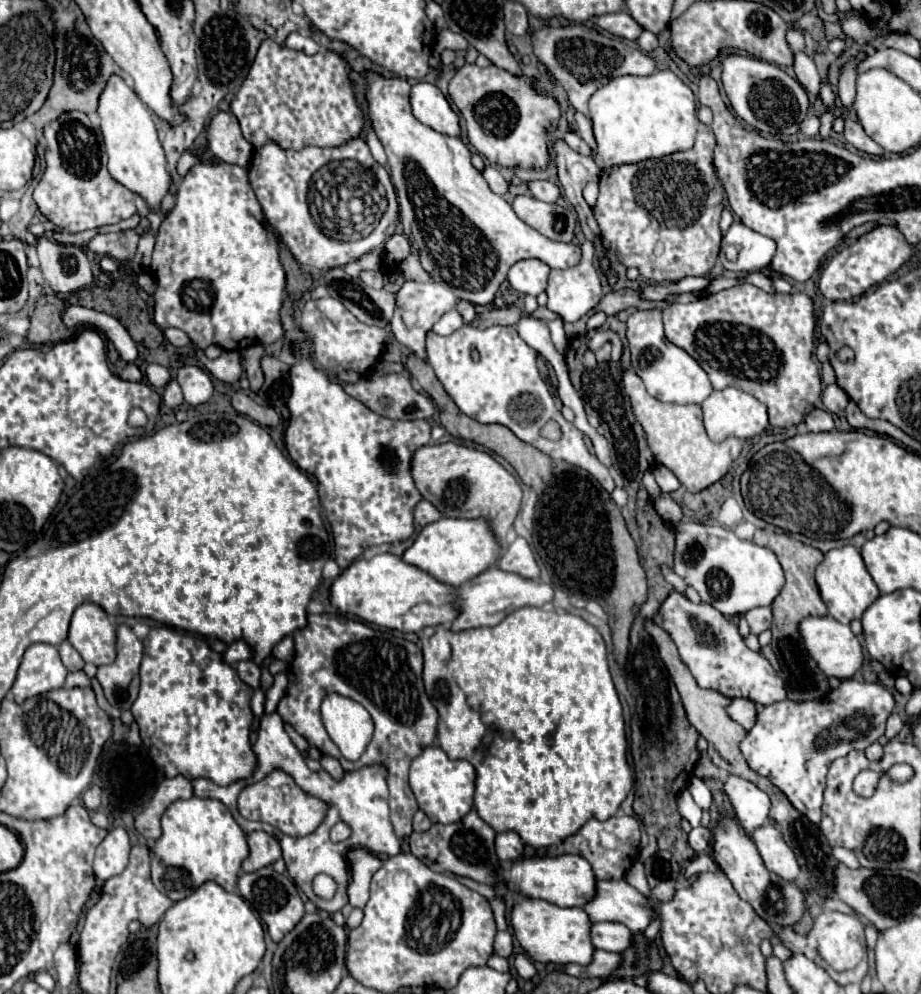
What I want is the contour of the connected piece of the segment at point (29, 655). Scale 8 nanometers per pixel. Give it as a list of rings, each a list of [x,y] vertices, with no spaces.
[[[32,644],[22,658],[16,682],[12,686],[14,700],[22,704],[26,698],[34,698],[48,690],[64,686],[68,670],[64,668],[56,646]]]

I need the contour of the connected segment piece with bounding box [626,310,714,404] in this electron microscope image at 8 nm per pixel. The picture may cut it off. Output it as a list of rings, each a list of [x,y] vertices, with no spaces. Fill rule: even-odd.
[[[636,310],[628,318],[628,342],[632,352],[632,368],[636,374],[644,380],[646,390],[662,400],[662,402],[674,402],[674,404],[702,404],[710,394],[710,378],[700,368],[700,364],[686,354],[686,350],[674,346],[662,326],[662,312],[660,310]]]

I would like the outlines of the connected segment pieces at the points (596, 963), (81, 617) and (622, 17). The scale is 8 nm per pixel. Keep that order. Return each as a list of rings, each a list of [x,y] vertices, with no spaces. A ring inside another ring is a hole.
[[[594,950],[594,958],[588,966],[580,964],[564,964],[562,970],[576,978],[594,978],[594,976],[606,976],[620,964],[620,954],[606,952],[606,950]]]
[[[80,604],[72,616],[68,642],[82,654],[84,662],[96,666],[116,658],[116,626],[98,604]]]
[[[626,10],[614,12],[614,14],[602,14],[596,18],[596,24],[620,38],[628,38],[628,40],[636,40],[642,32],[642,28],[634,22],[634,18],[630,18],[630,14]]]

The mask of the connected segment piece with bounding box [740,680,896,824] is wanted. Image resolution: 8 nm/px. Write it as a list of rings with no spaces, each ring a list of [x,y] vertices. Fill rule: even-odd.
[[[842,680],[838,688],[826,694],[826,698],[814,698],[814,702],[782,700],[764,706],[758,712],[754,728],[740,742],[740,752],[748,766],[772,780],[800,814],[812,824],[820,824],[829,766],[838,754],[846,756],[854,748],[866,750],[872,742],[884,736],[884,726],[894,706],[896,700],[886,686],[878,682]]]

